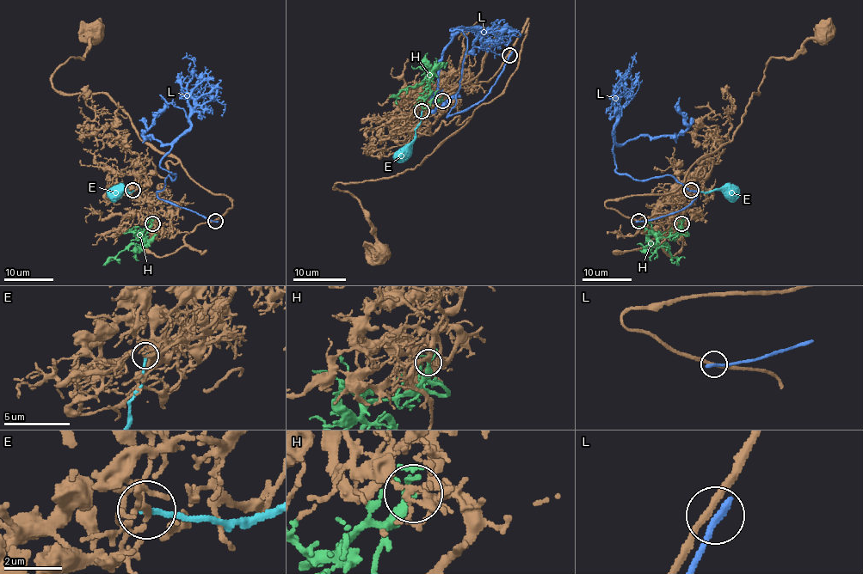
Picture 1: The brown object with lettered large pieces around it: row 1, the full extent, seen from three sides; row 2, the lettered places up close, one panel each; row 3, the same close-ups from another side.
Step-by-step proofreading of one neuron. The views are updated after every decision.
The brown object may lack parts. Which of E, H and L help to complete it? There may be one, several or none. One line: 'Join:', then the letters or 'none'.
Join: H

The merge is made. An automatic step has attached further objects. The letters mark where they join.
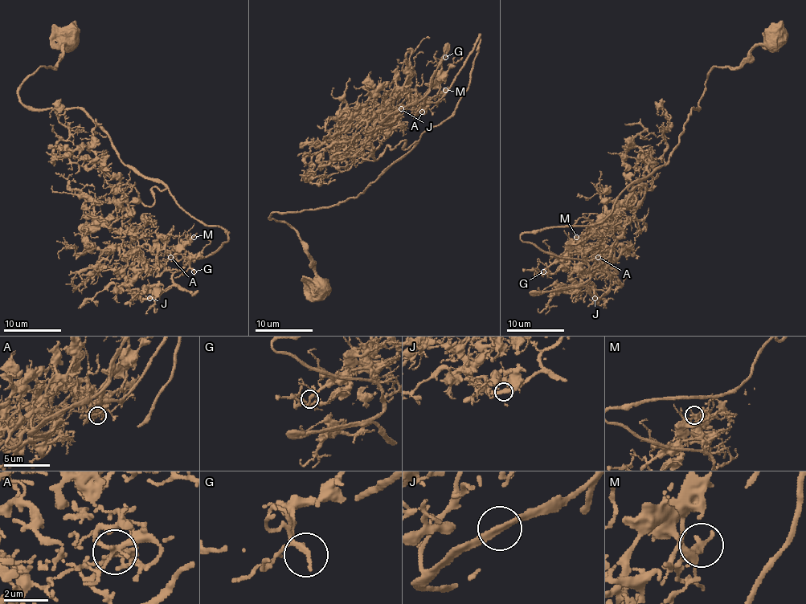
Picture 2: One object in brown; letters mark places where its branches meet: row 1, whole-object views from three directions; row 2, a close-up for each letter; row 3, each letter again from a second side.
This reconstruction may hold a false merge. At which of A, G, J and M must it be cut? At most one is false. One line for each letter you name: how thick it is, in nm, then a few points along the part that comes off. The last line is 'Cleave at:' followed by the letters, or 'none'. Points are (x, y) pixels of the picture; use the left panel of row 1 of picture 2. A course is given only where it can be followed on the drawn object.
Cleave at: none

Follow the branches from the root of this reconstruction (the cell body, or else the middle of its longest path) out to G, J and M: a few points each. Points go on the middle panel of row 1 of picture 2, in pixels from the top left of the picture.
G: (316, 287), (271, 214), (339, 205), (398, 161), (416, 141), (376, 159), (374, 128), (435, 97), (445, 57)
J: (316, 287), (299, 234), (271, 214), (361, 193), (416, 143), (372, 154), (400, 109)
M: (316, 287), (299, 234), (271, 214), (355, 197), (416, 143), (376, 159), (374, 128), (445, 90)

